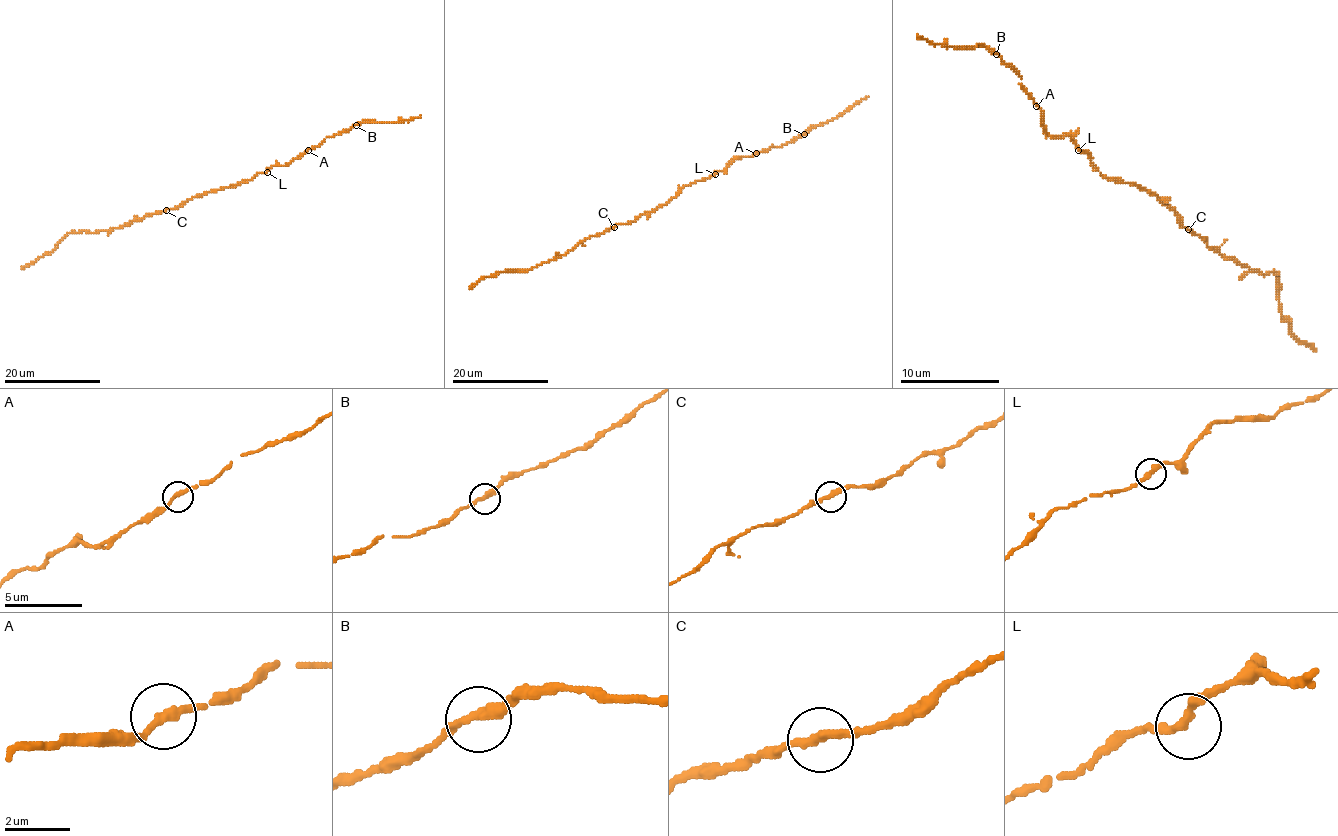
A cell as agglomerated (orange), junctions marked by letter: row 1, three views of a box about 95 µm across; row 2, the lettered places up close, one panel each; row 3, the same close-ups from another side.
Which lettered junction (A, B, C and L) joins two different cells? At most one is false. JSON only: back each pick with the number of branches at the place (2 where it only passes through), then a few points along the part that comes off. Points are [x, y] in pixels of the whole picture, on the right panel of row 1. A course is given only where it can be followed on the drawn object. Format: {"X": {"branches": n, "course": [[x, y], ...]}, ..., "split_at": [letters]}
{"split_at": []}

